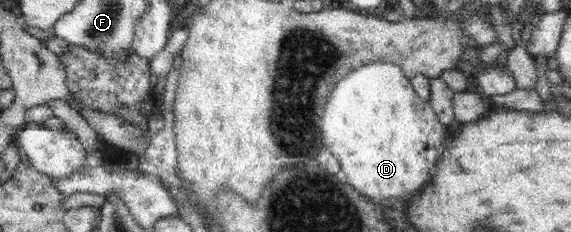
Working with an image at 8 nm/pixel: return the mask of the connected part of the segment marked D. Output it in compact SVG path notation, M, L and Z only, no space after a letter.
M383 61L368 63L356 69L351 69L346 76L340 79L340 82L336 83L324 107L320 133L322 134L322 145L340 162L342 170L344 170L346 176L348 176L348 184L350 184L356 192L360 192L360 194L364 194L364 196L382 198L382 200L386 200L386 198L400 198L400 196L416 194L418 190L422 190L422 186L430 180L430 172L432 172L432 168L434 168L436 162L438 162L438 154L442 156L442 152L444 152L448 134L446 128L442 127L442 124L439 122L429 101L424 101L418 97L412 85L410 85L410 81L406 79L406 75L404 75L402 69L390 62Z

